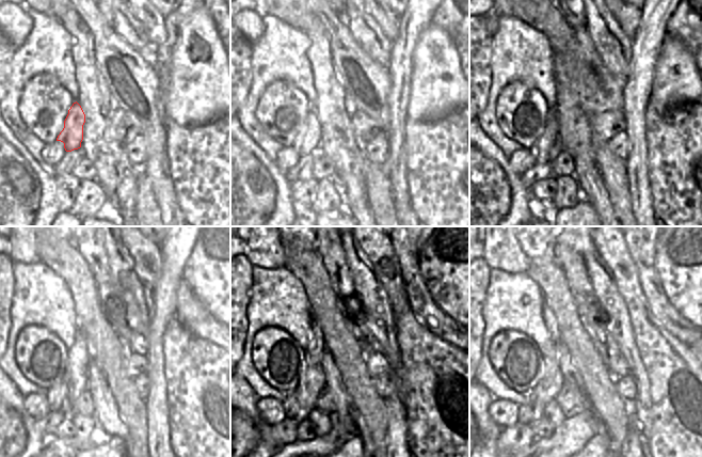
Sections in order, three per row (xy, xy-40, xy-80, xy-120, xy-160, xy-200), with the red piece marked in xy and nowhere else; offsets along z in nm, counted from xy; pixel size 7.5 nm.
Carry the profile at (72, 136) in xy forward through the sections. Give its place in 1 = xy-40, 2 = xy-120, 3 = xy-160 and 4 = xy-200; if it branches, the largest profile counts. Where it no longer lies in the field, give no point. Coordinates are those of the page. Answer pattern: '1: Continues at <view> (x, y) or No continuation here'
1: Continues at xy-40 (308, 139)
2: Continues at xy-120 (54, 395)
3: Continues at xy-160 (290, 405)
4: Continues at xy-200 (525, 412)

